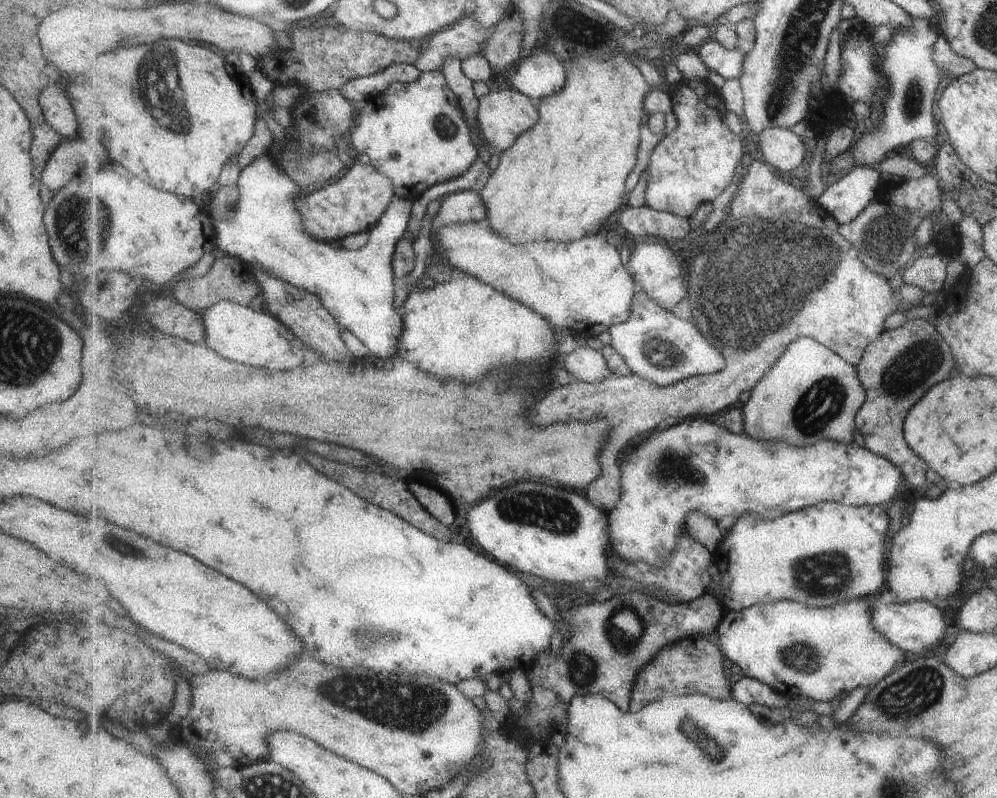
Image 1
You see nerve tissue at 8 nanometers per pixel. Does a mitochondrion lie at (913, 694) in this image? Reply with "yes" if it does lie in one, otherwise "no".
yes

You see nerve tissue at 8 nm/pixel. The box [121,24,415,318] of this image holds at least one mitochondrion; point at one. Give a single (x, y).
(163, 70)

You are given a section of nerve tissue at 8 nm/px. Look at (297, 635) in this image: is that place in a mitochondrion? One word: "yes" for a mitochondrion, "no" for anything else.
no

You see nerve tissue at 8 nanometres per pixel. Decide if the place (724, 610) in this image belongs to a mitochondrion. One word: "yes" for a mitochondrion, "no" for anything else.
no

